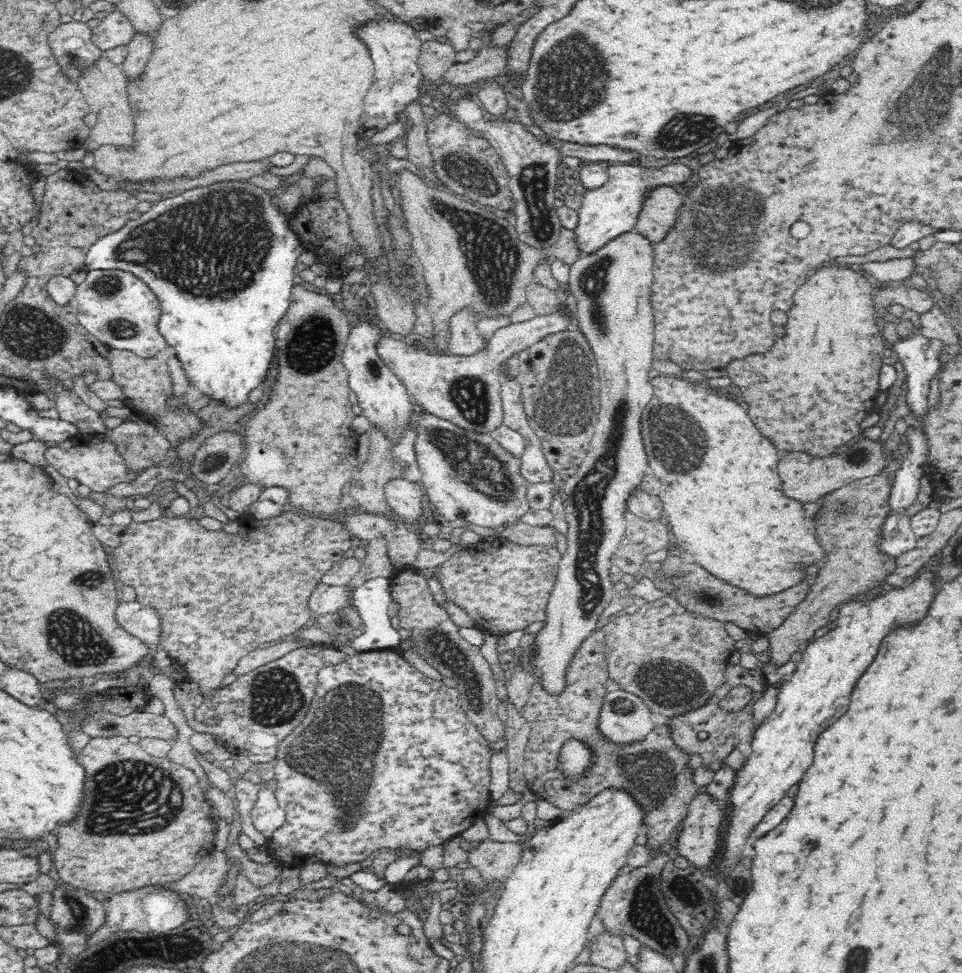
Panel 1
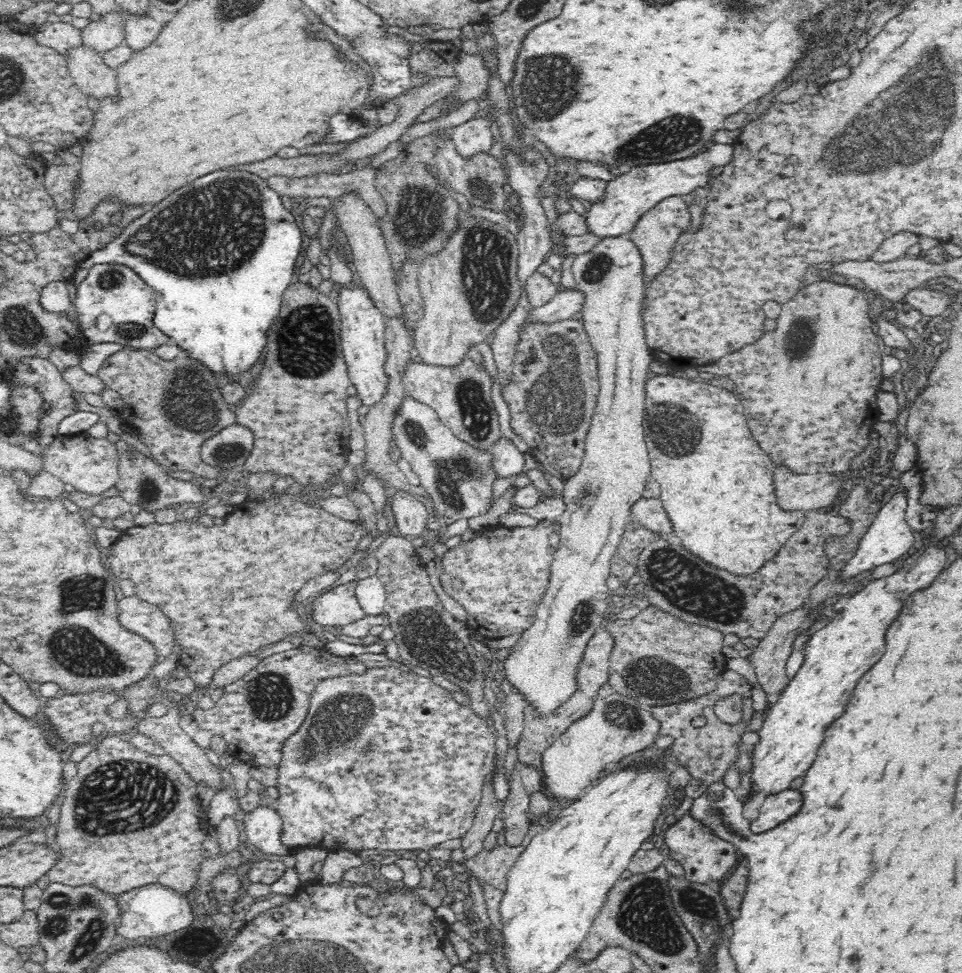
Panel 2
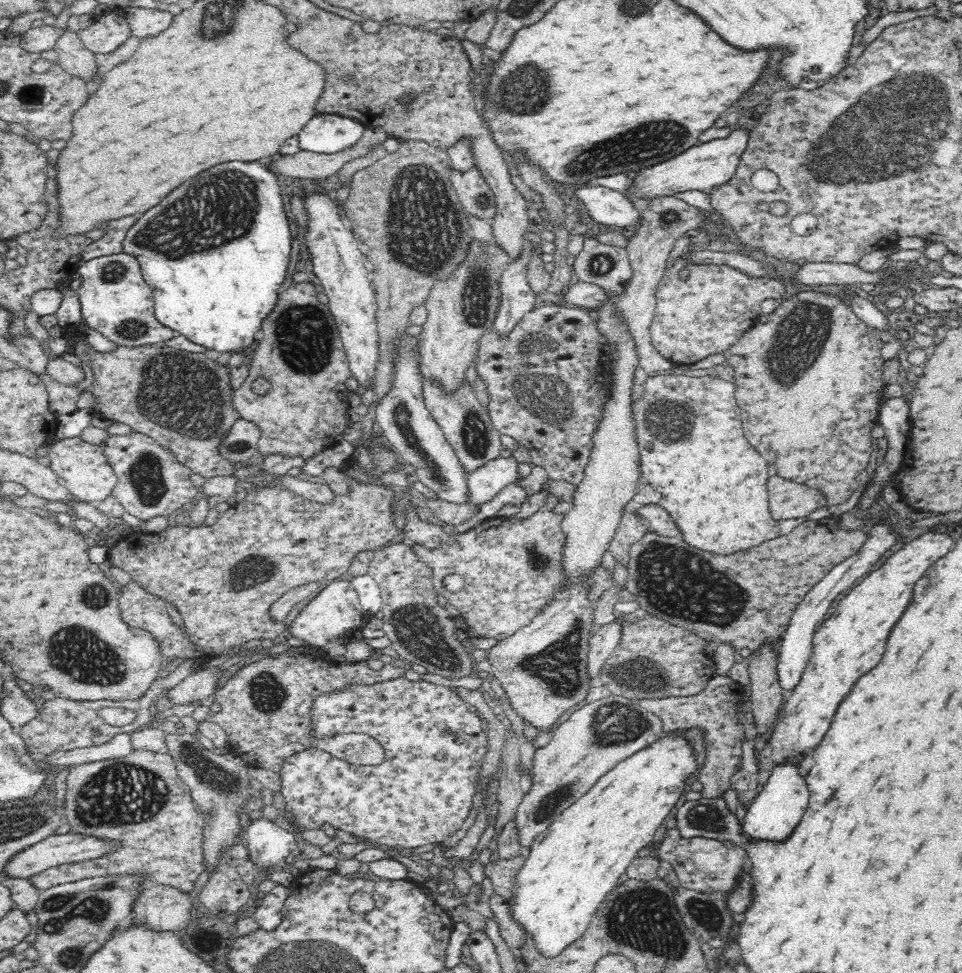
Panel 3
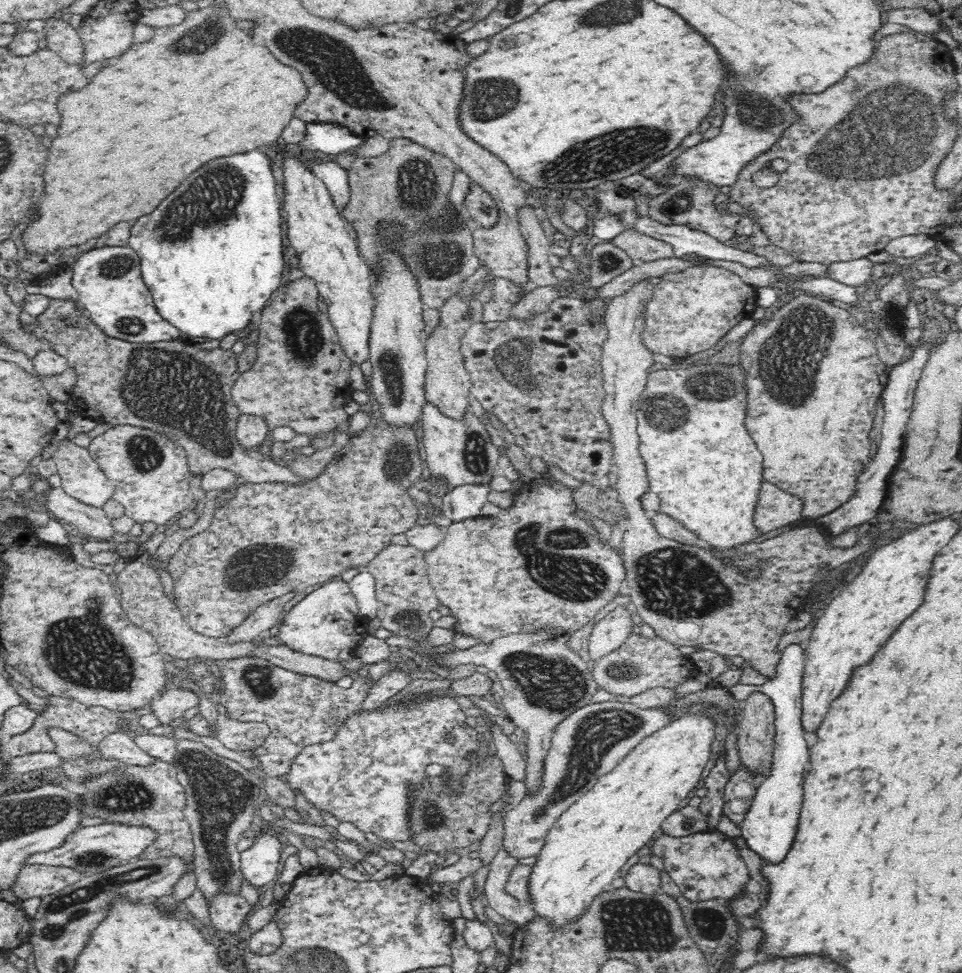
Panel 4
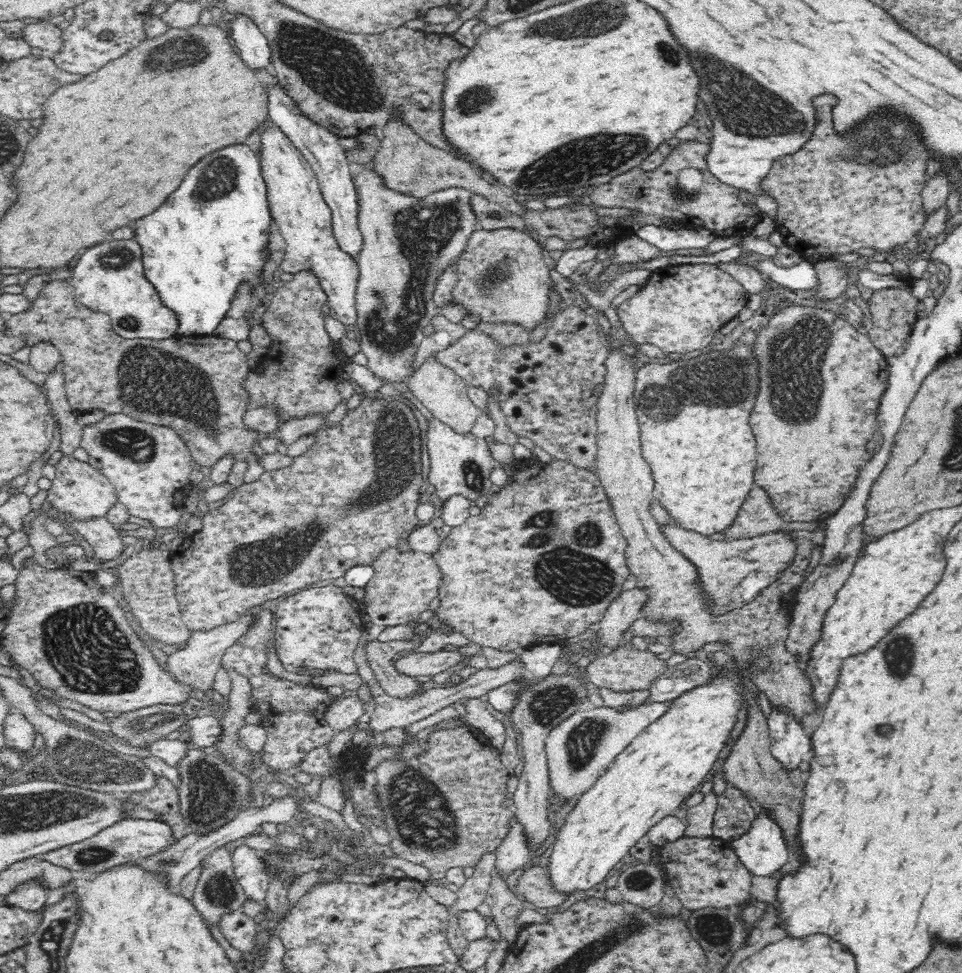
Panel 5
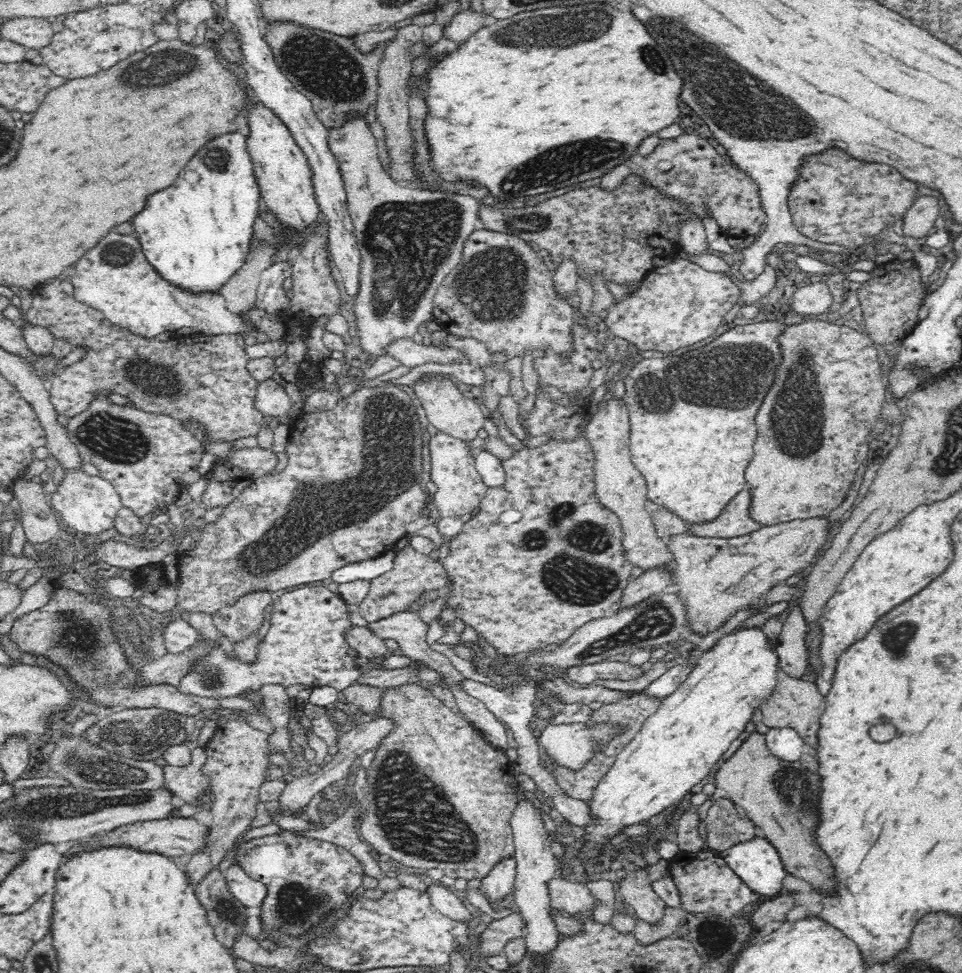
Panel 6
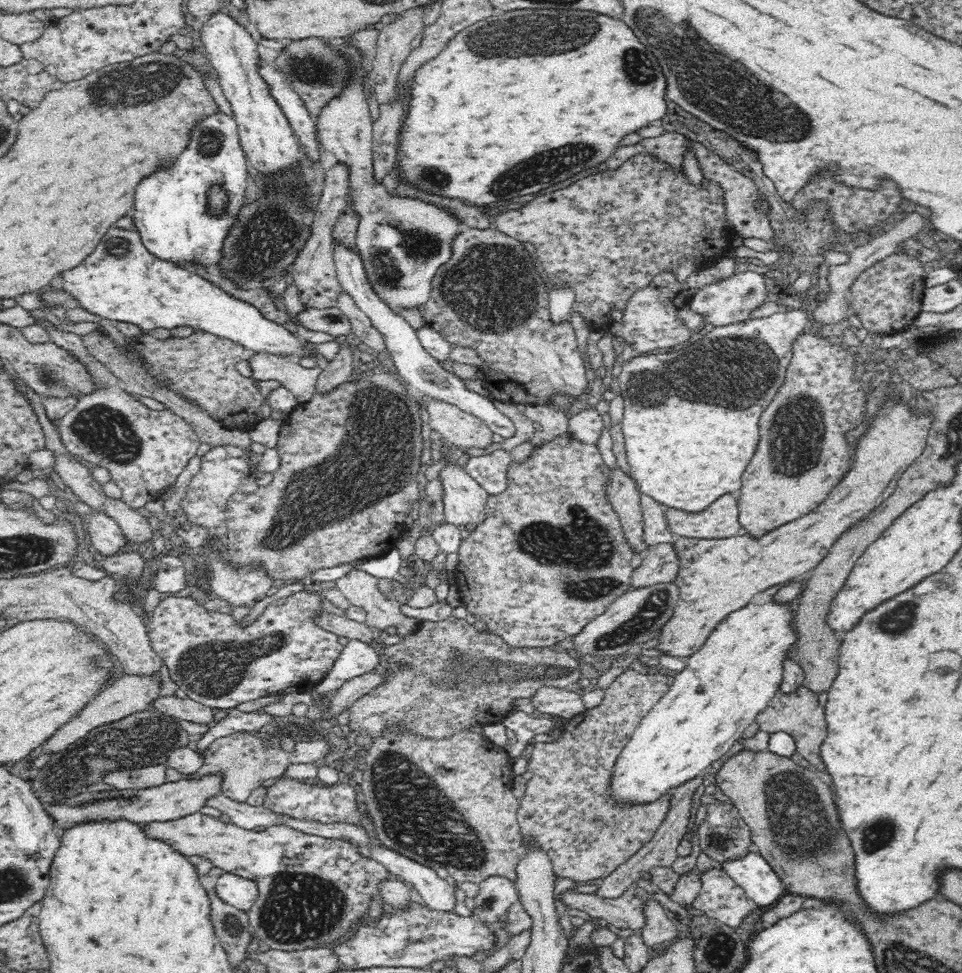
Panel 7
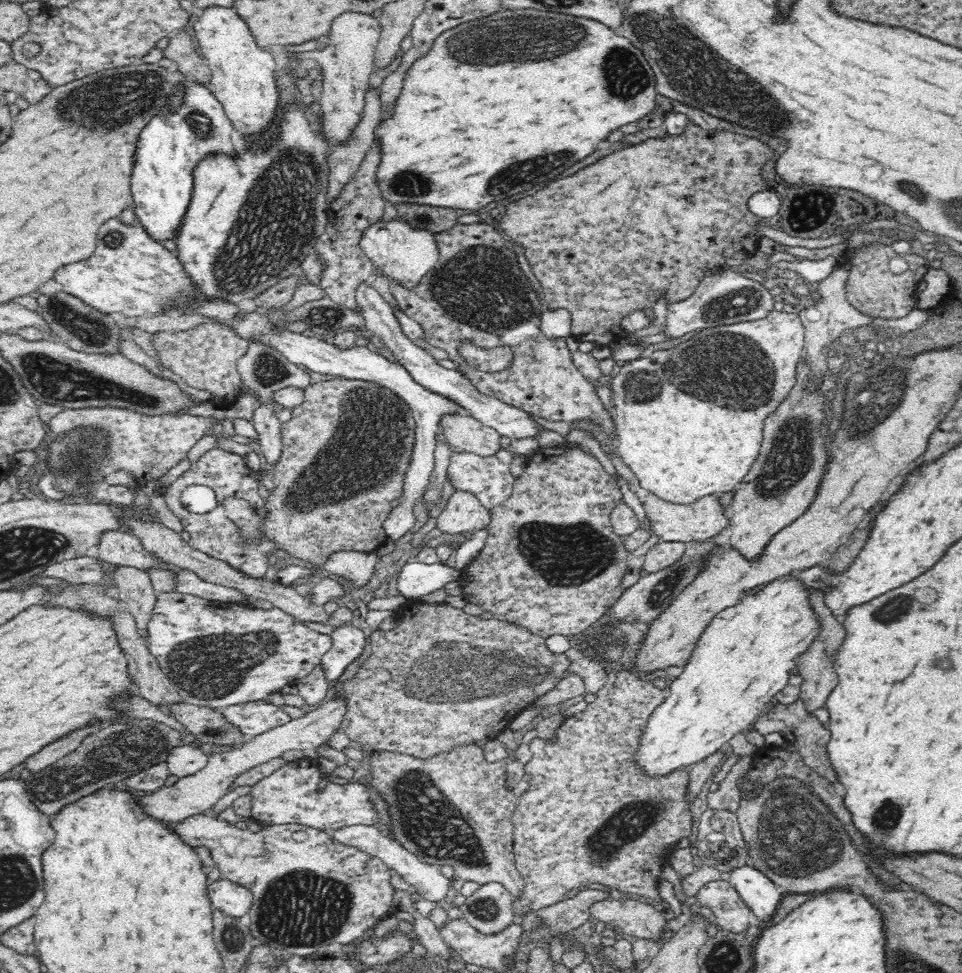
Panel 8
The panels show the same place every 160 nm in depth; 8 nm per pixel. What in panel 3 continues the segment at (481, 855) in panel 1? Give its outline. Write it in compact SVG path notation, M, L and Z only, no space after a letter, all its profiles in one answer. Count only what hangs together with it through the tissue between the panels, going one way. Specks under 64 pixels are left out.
M516 855L513 857L498 857L494 862L488 862L479 866L488 880L492 882L494 892L510 900L517 868L525 861L525 858Z

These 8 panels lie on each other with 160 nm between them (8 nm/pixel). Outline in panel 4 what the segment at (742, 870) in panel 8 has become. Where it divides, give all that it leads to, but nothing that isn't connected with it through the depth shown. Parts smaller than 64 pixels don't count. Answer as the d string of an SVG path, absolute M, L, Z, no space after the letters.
M788 644L780 653L781 657L776 663L774 674L764 684L756 686L737 683L729 688L734 700L743 702L752 692L758 690L768 694L774 703L776 734L771 768L764 782L757 788L740 828L748 848L754 850L761 860L768 859L775 863L784 860L794 842L804 800L802 790L804 768L810 758L801 724L801 694L806 650L800 644Z

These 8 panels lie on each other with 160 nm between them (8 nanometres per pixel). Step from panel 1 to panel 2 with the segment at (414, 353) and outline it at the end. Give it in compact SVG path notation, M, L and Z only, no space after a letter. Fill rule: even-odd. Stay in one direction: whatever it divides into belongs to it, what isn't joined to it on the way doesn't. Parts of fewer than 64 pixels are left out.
M576 288L574 290L560 290L556 296L550 299L548 304L544 304L540 308L533 308L528 312L527 319L519 326L519 334L524 334L524 330L536 322L554 324L554 322L579 317L583 302L583 294L578 292ZM464 356L454 366L442 366L411 359L404 365L400 380L408 397L435 410L442 422L470 445L490 449L502 436L492 398L494 378L483 361L478 364L476 360Z

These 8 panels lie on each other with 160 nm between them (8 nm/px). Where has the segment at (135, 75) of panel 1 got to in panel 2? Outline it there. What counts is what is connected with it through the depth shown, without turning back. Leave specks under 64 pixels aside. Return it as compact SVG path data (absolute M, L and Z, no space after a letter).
M127 14L125 27L125 44L135 52L145 50L159 36L164 24L150 16L138 17Z

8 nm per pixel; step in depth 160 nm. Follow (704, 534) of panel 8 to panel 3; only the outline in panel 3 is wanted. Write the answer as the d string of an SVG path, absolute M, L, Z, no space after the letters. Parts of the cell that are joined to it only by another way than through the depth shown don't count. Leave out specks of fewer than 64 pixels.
M772 476L768 480L768 492L770 512L776 520L804 518L816 508L827 506L827 496L821 488L804 482L784 480L780 476Z

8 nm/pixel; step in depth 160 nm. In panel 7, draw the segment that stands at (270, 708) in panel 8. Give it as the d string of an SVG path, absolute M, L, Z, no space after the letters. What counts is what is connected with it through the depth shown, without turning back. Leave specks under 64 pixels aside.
M237 708L227 710L227 716L214 723L205 733L198 737L196 751L202 754L203 750L217 738L235 732L256 732L263 726L272 724L274 717L262 711L243 712Z

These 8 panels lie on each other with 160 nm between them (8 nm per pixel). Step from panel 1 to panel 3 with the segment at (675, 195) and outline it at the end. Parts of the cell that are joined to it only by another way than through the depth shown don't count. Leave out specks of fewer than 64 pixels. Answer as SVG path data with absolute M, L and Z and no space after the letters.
M674 196L656 198L645 204L640 210L640 218L638 224L635 225L634 236L628 238L626 247L634 275L632 275L626 292L620 296L618 307L630 325L640 357L635 372L634 394L632 394L635 400L639 400L640 394L643 393L643 384L648 377L671 372L671 361L665 359L651 343L649 326L655 313L655 290L668 268L668 258L674 248L674 242L688 230L698 228L700 222L702 222L702 216L698 214L696 207L688 205L684 200L674 198Z

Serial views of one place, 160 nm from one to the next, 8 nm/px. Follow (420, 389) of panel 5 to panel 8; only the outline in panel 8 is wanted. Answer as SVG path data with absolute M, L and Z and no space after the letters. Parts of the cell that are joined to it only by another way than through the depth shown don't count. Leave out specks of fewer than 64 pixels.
M451 412L439 422L441 440L450 446L458 446L466 453L483 457L494 455L500 448L500 435L493 428L468 414Z

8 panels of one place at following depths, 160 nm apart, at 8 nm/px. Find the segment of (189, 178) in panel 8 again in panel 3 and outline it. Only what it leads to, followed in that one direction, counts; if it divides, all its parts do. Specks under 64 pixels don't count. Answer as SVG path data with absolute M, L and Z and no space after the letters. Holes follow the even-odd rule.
M319 113L300 132L299 150L334 154L364 136L367 127L358 120L338 113ZM264 160L254 162L226 162L220 166L214 166L196 178L184 182L178 186L172 194L168 194L158 206L150 208L132 228L129 228L122 243L122 252L136 258L141 266L144 281L152 288L154 298L155 317L158 322L187 338L214 356L221 354L240 354L250 348L256 342L257 336L262 328L263 322L272 314L276 308L281 284L286 280L290 254L292 254L292 230L290 220L286 216L282 194L280 194L280 183L271 172L263 166Z

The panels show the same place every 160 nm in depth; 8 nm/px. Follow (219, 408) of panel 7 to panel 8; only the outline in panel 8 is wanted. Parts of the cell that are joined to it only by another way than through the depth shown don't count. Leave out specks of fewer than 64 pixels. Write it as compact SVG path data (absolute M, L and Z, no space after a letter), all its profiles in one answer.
M201 323L194 328L186 331L162 331L150 333L150 342L162 362L162 366L170 372L174 372L176 376L184 379L184 382L192 388L198 390L208 390L212 394L211 402L222 408L230 408L232 404L236 404L238 396L243 395L242 386L244 379L240 375L240 371L236 364L240 358L248 352L249 343L241 338L238 338L230 329L216 323Z

